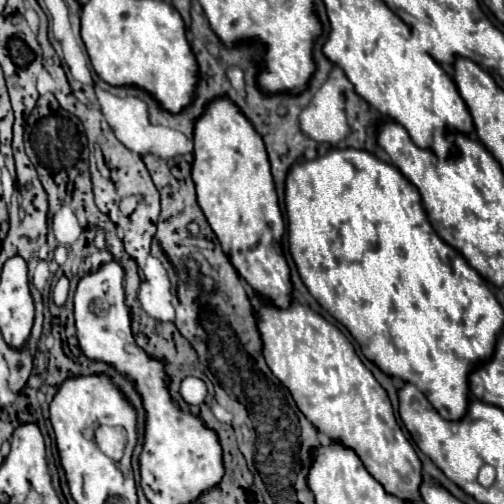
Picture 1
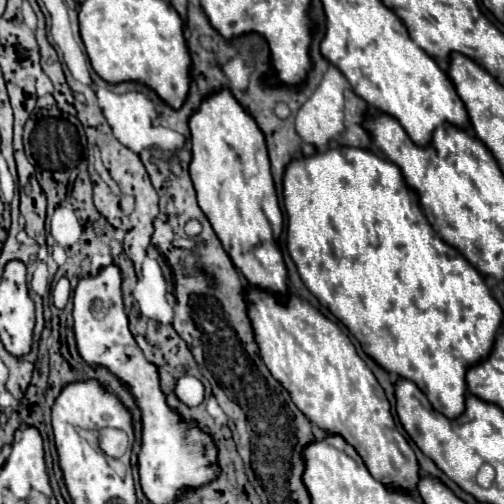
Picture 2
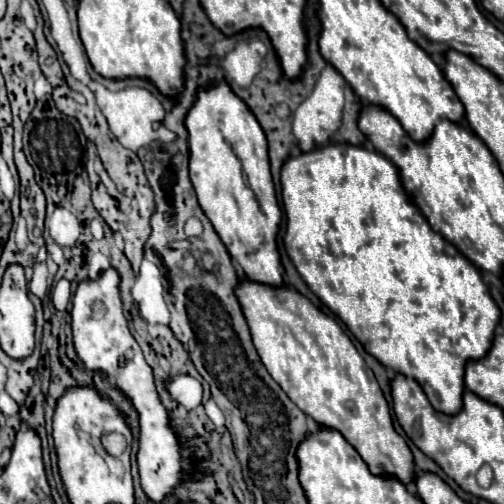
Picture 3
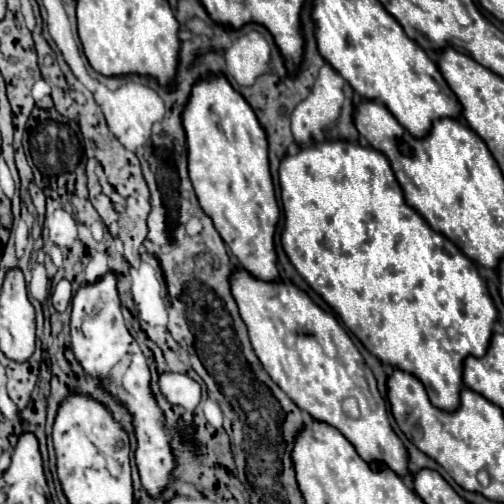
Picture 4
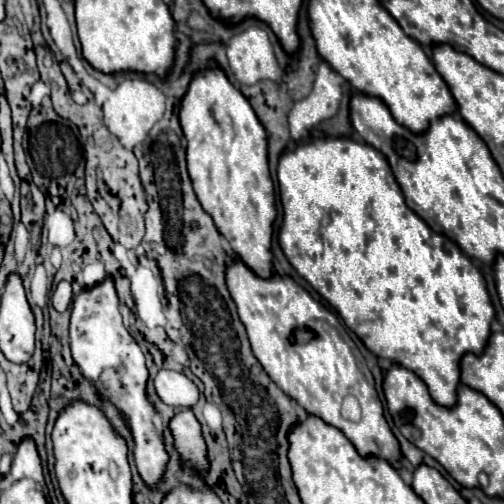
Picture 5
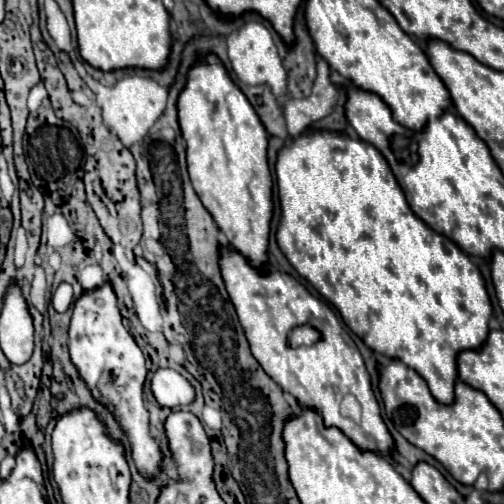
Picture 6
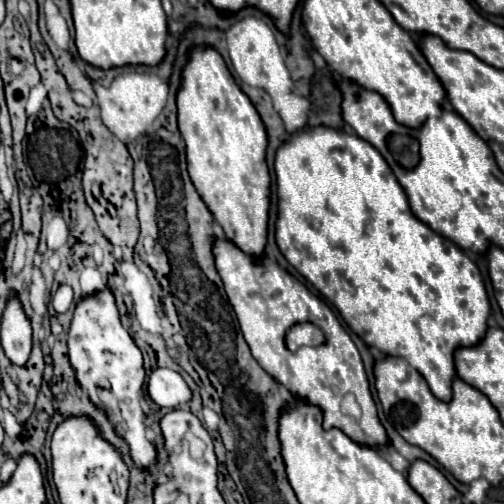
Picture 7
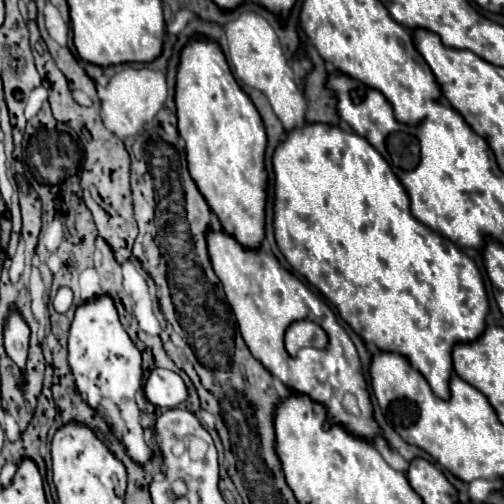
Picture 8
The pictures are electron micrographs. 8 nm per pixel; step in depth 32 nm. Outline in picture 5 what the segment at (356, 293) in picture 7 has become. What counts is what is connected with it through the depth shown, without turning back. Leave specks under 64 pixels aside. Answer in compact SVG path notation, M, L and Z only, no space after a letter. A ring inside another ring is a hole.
M312 138L308 142L298 142L292 152L286 150L280 156L278 182L280 182L280 200L282 200L282 208L284 208L284 222L282 222L278 240L280 240L280 246L286 254L286 258L296 268L296 272L340 314L344 324L352 332L356 332L356 336L364 342L364 346L372 354L386 358L394 364L400 364L406 370L412 370L428 386L428 392L438 406L452 408L456 404L456 390L460 384L460 360L468 352L472 352L472 354L484 352L486 342L490 338L490 324L494 320L494 306L490 302L486 284L484 284L478 268L470 262L470 258L452 240L444 238L442 234L436 234L432 228L428 228L428 224L420 216L416 216L414 210L410 210L406 206L404 194L390 170L388 160L384 158L384 154L374 150L370 144L360 144L352 138Z

